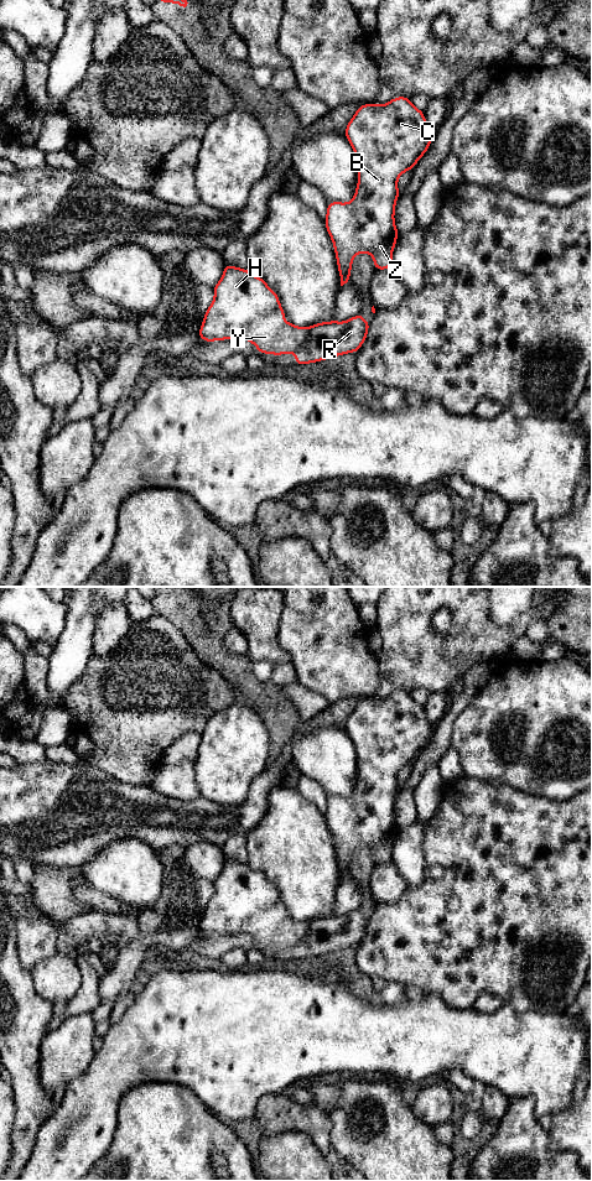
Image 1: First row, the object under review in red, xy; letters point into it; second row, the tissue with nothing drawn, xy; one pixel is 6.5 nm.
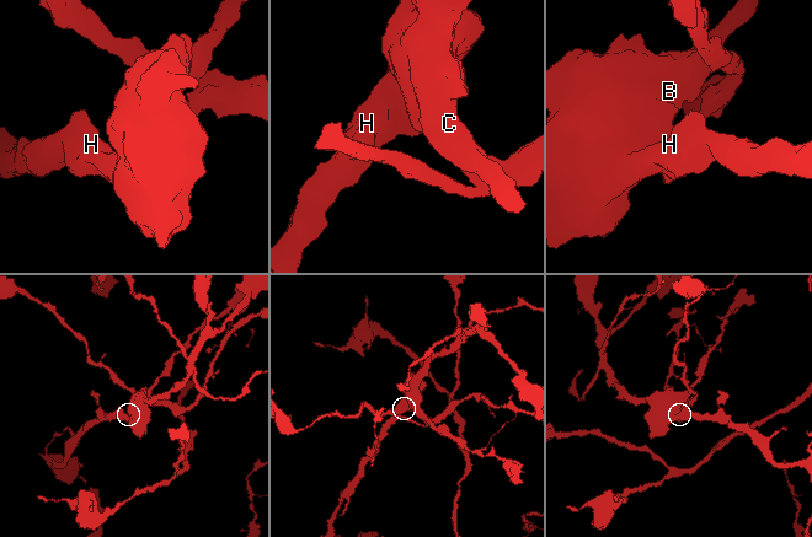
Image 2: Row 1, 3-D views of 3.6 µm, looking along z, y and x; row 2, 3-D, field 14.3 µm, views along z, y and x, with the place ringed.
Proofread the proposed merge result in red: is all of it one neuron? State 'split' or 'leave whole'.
leave whole

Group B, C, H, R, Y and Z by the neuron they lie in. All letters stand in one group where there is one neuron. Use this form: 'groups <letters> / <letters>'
groups B C H R Y Z

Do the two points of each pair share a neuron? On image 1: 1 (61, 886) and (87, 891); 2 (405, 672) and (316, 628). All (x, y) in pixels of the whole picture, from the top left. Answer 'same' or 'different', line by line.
1: different
2: different

